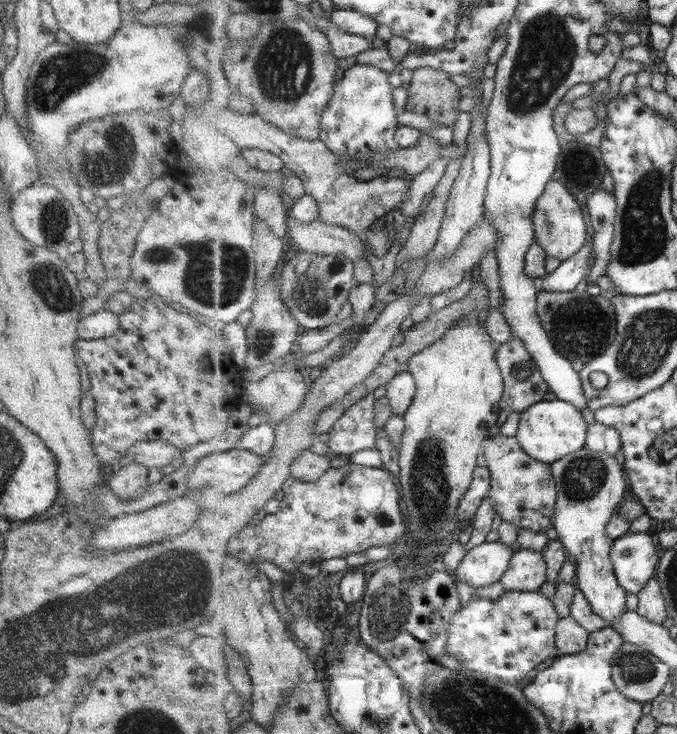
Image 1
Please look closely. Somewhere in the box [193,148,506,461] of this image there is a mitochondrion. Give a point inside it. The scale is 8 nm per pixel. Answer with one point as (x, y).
(308, 297)

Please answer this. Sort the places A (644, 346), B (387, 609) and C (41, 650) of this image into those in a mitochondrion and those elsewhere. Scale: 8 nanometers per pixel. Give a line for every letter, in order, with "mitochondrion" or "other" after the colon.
A: mitochondrion
B: mitochondrion
C: mitochondrion

